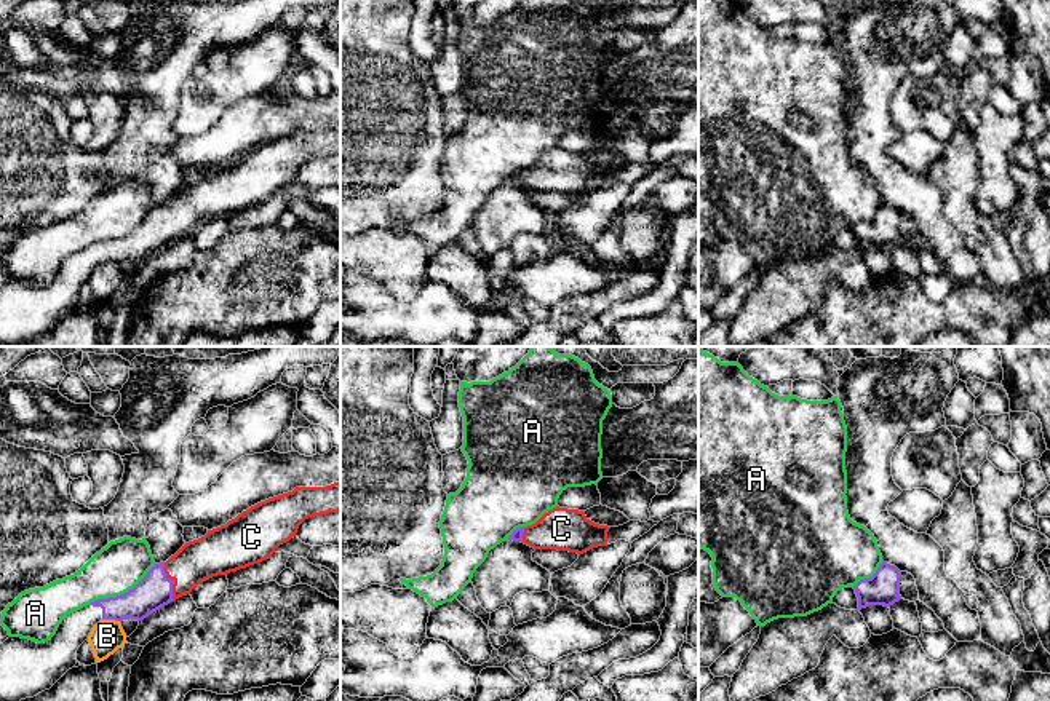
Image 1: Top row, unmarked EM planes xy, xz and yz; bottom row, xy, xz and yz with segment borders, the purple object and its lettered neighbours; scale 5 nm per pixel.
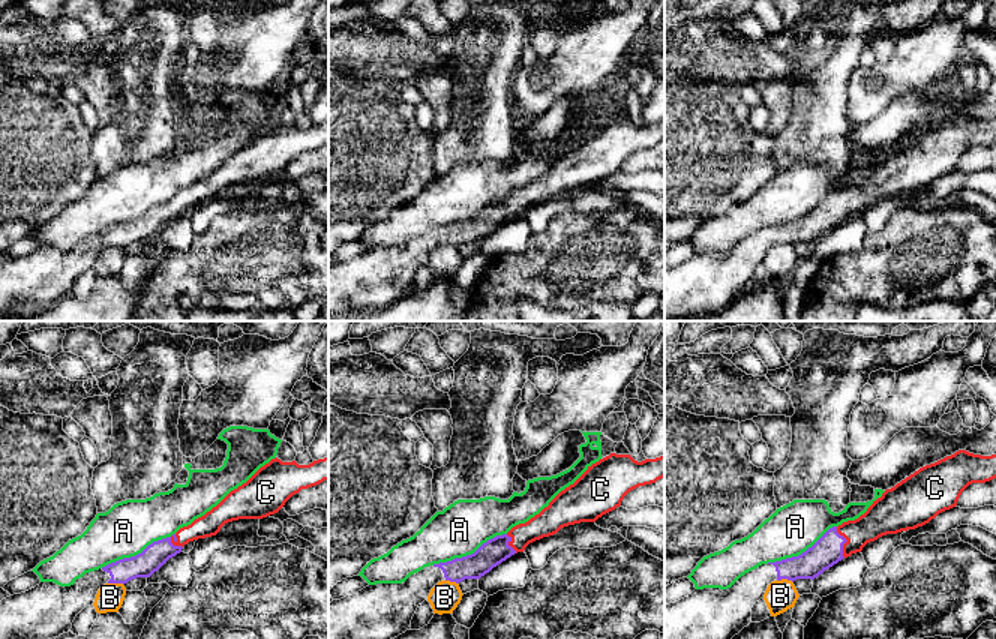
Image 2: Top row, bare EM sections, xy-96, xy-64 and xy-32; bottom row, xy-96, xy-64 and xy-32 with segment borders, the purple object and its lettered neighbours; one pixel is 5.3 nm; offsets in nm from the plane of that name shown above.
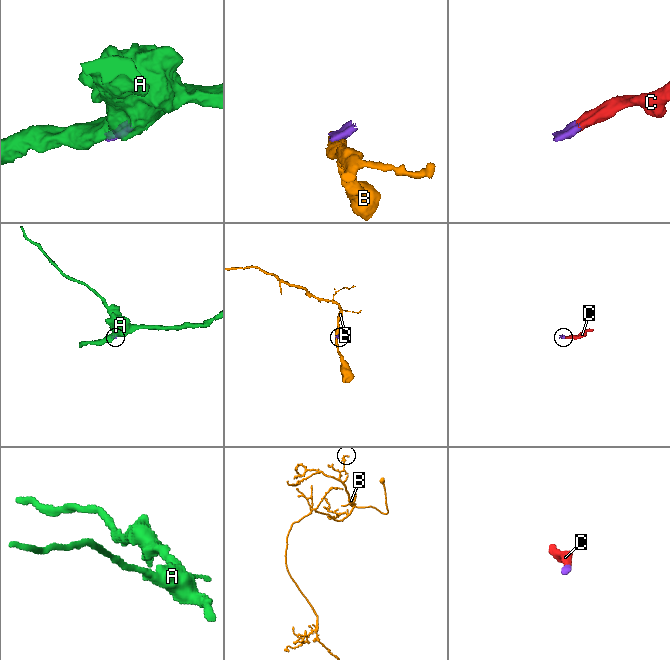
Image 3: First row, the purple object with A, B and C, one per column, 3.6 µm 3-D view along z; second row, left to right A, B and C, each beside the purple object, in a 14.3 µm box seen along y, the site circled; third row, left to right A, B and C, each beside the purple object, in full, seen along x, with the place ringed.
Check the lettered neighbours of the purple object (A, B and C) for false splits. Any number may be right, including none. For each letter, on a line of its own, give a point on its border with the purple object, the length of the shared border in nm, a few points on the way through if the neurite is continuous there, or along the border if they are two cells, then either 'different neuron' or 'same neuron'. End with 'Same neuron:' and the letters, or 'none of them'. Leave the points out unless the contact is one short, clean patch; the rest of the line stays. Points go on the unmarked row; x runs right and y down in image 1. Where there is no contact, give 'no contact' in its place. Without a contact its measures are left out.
A: contact xy (122, 237); length 400 nm; different neuron
B: contact xy (112, 261); length 100 nm; border xy (103, 261), (112, 261), (120, 265); different neuron
C: contact xy (173, 224); length 200 nm; way xy (154, 233), (165, 224), (173, 224), (194, 205), (213, 197); same neuron
Same neuron: C

